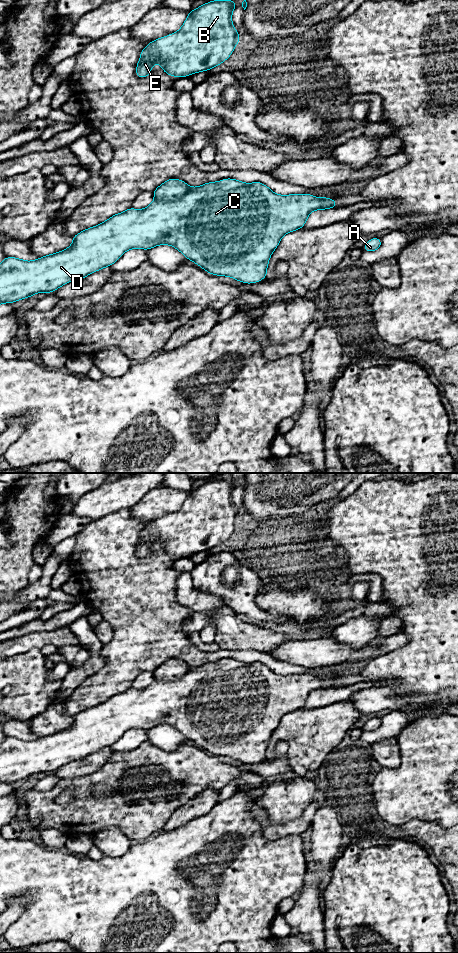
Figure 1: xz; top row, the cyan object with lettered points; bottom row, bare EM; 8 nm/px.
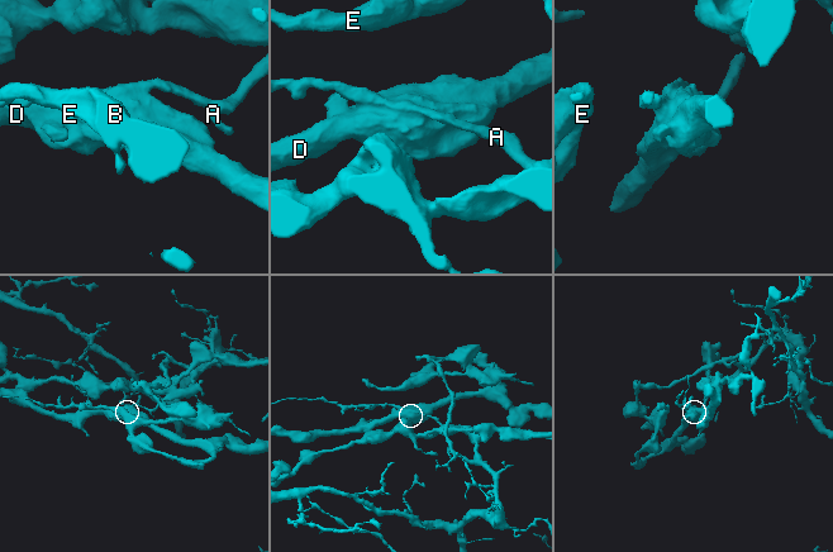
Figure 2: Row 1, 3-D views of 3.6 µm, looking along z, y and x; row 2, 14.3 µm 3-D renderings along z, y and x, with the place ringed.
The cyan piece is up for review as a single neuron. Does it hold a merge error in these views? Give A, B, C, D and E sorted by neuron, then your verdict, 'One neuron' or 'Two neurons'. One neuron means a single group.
Groups: A / B C D E. Two neurons

